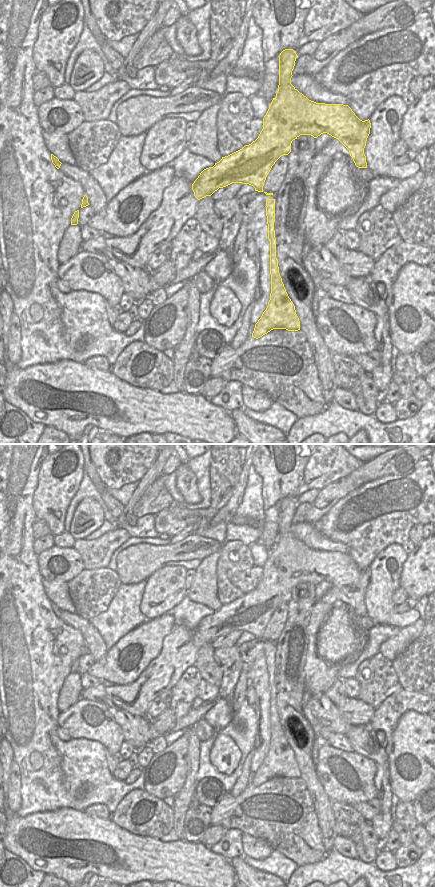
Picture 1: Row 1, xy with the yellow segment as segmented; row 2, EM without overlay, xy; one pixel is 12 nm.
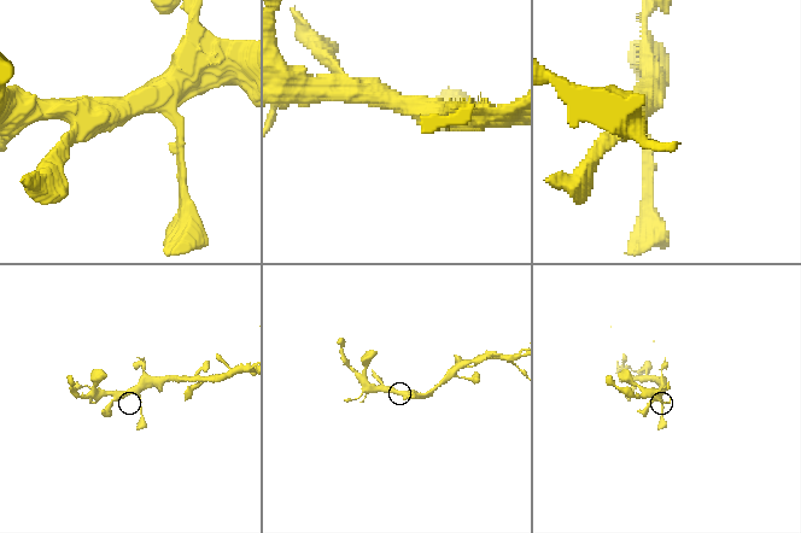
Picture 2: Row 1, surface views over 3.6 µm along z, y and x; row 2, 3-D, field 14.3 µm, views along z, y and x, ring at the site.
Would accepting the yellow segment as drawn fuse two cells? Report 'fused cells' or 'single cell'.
fused cells

